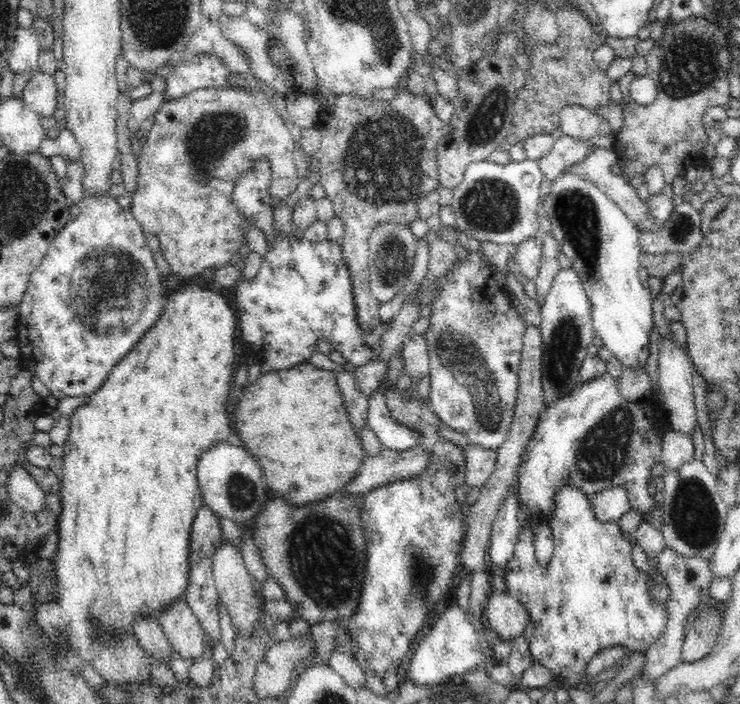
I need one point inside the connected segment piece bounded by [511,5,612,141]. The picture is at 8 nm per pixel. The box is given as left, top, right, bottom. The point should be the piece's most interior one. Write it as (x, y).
(562, 74)

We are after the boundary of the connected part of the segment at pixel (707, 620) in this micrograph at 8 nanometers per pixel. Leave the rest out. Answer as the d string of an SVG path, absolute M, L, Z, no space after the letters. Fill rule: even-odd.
M709 603L699 617L686 628L682 643L681 659L684 663L696 663L710 654L722 626L721 603Z

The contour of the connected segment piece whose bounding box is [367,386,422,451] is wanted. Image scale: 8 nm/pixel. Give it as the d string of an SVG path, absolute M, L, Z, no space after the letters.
M381 386L372 392L368 401L367 425L376 433L383 448L403 451L418 445L422 435L392 418Z

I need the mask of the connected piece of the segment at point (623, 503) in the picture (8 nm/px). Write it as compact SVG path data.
M612 487L594 493L589 497L595 517L602 521L617 521L631 508L625 488Z

